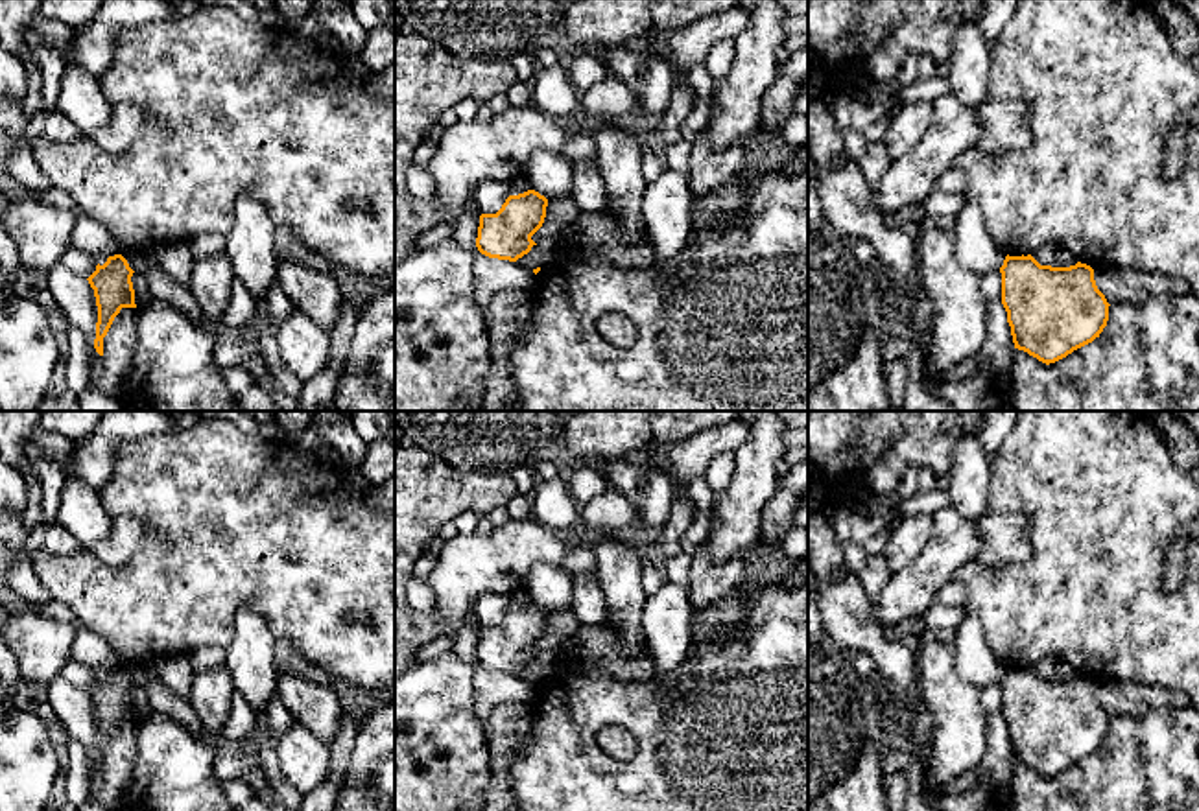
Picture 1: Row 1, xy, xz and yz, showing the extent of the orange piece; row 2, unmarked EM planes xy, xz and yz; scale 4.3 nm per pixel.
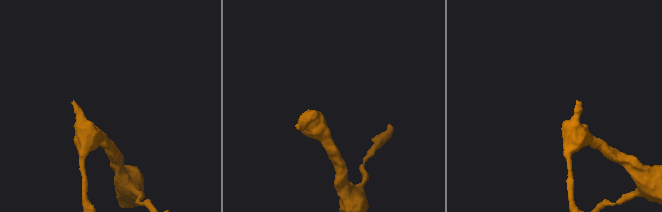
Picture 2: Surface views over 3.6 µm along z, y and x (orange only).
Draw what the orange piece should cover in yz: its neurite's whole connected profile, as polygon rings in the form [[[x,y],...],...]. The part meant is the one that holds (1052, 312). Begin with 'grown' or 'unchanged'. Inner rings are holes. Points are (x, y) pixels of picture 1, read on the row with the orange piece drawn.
unchanged; [[[1031,254],[1005,256],[1002,304],[1015,348],[1050,365],[1092,343],[1109,321],[1094,269],[1040,265]]]

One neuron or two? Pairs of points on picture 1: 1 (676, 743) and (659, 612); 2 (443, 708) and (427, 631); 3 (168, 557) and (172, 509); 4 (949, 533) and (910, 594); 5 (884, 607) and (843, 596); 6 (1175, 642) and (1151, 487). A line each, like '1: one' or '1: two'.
1: two
2: two
3: one
4: one
5: two
6: one

